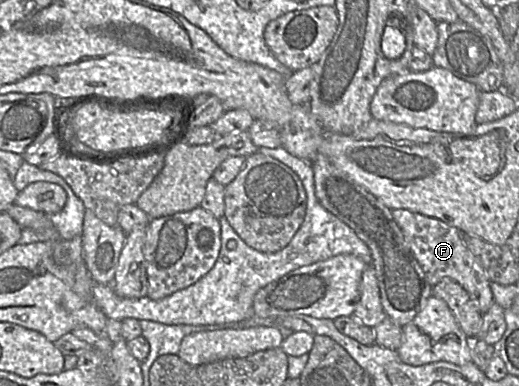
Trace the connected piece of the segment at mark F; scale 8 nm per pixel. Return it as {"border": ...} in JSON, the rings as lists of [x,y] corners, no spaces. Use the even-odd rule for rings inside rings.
{"border":[[[394,209],[391,213],[402,230],[408,248],[421,266],[427,282],[434,286],[444,278],[455,280],[468,292],[480,312],[487,312],[495,302],[490,288],[491,280],[481,263],[465,245],[462,232],[436,218],[406,209]]]}

